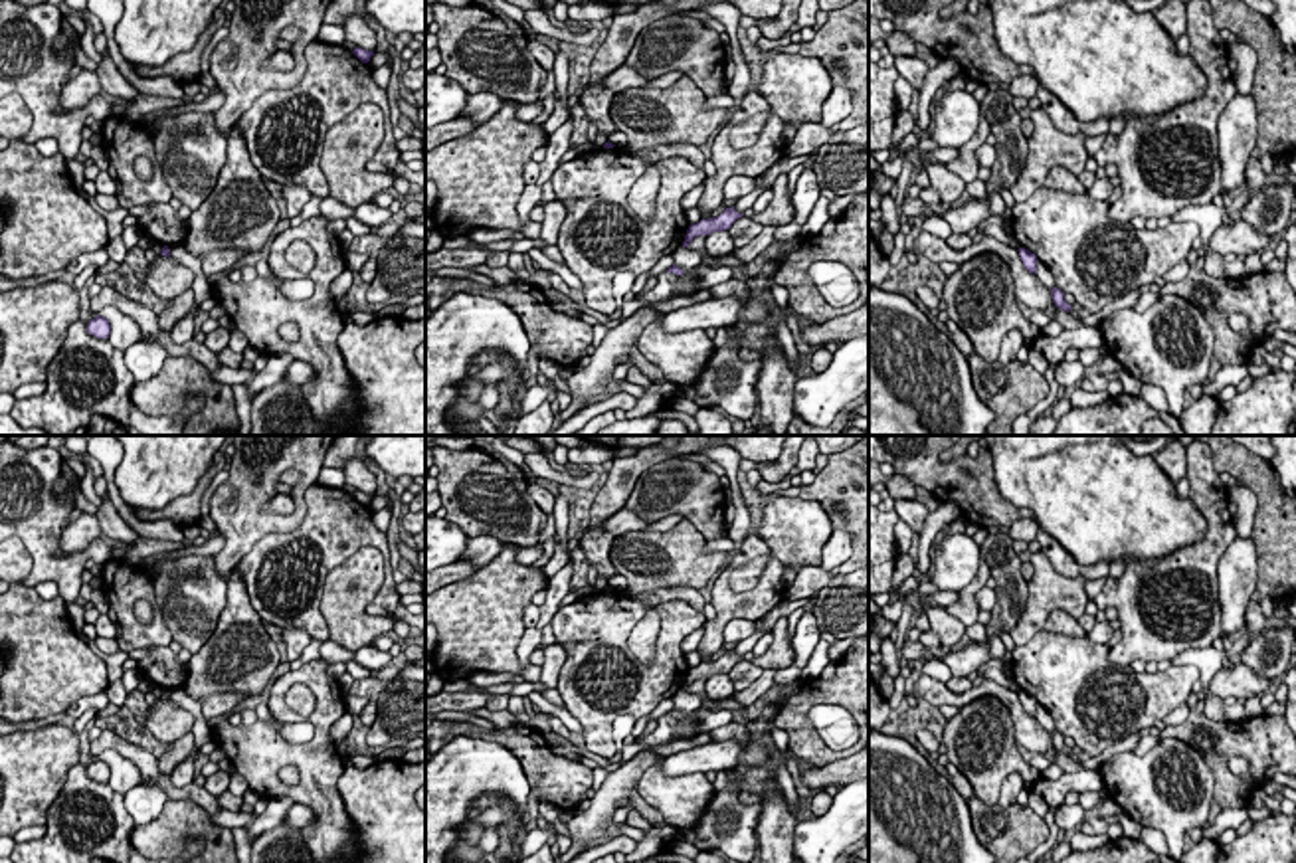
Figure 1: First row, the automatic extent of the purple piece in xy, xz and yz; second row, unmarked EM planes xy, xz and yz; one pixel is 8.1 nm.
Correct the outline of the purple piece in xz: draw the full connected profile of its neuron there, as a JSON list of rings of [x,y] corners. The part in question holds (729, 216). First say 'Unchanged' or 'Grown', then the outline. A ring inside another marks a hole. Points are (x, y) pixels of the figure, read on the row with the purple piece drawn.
Unchanged. [[[734,206],[726,208],[720,216],[716,218],[708,218],[708,220],[700,220],[696,224],[691,224],[683,241],[683,247],[689,247],[689,243],[696,238],[696,236],[710,236],[712,232],[724,232],[730,230],[730,226],[742,218],[744,214],[738,214],[734,210]]]

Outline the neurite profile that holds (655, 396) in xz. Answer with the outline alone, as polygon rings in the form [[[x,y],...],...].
[[[669,380],[665,384],[653,384],[643,388],[643,396],[635,398],[635,406],[627,410],[625,416],[639,418],[669,408],[669,400],[673,398],[673,392],[677,388],[679,384]]]

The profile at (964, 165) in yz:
[[[981,109],[981,123],[975,131],[975,135],[958,148],[958,156],[950,160],[946,166],[952,174],[960,176],[964,184],[972,184],[977,180],[979,164],[975,158],[975,150],[985,144],[987,137],[991,133],[989,121],[985,119],[985,111]]]

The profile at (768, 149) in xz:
[[[748,91],[714,139],[710,160],[716,166],[716,174],[704,180],[704,192],[698,200],[700,216],[710,216],[722,204],[724,184],[730,176],[748,176],[756,180],[786,156],[782,133],[784,121],[770,113],[768,101],[758,91]],[[758,113],[768,115],[758,141],[748,148],[734,148],[728,139],[730,131]]]

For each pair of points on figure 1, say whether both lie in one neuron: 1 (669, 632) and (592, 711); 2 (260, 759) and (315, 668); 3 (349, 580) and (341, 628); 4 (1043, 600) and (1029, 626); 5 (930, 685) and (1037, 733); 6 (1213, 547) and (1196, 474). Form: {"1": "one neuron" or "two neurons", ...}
{"1": "one neuron", "2": "one neuron", "3": "one neuron", "4": "one neuron", "5": "one neuron", "6": "one neuron"}

